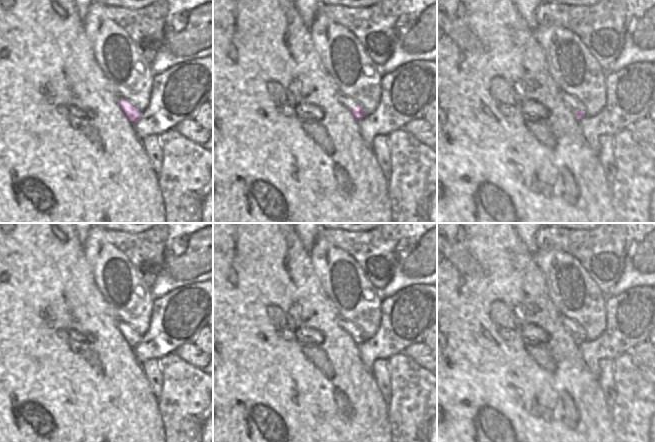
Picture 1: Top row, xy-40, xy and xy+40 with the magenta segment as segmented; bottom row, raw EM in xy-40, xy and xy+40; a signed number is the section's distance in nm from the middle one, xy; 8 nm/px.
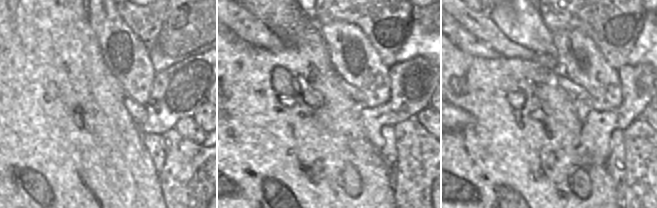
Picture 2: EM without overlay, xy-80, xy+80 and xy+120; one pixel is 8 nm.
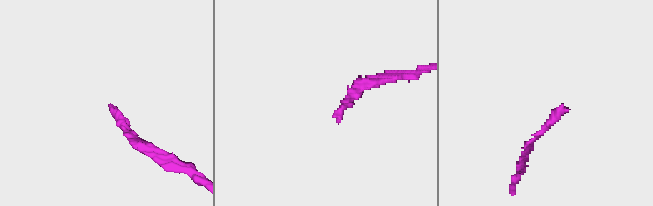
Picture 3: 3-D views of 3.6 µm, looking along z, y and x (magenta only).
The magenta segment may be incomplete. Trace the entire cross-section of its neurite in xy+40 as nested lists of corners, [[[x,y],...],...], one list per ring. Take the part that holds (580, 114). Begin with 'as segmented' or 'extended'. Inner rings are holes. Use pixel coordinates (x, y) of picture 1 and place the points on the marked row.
extended; [[[561,91],[561,96],[569,109],[571,109],[579,119],[585,116],[585,109],[579,99],[564,91]]]

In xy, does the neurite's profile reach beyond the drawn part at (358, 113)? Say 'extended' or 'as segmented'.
extended

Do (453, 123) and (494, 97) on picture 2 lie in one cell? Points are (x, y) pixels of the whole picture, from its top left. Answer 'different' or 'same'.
different

